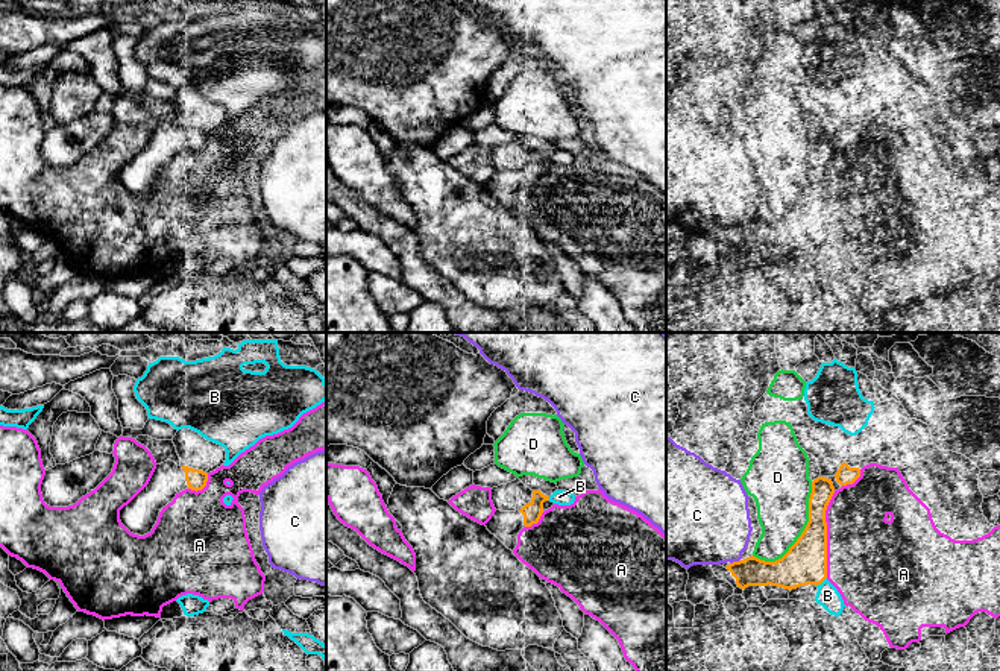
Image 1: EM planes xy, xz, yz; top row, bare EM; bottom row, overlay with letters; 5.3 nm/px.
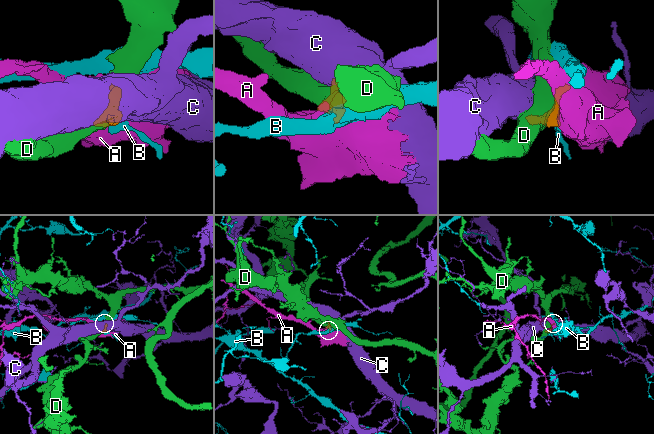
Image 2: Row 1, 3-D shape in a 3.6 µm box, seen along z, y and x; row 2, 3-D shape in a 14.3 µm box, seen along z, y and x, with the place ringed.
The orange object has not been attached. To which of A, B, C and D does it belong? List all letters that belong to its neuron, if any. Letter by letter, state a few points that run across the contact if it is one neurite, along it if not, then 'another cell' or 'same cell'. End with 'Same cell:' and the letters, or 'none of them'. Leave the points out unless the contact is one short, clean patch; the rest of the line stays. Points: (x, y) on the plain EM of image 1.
A: another cell
B: another cell
C: another cell
D: another cell
Same cell: none of them

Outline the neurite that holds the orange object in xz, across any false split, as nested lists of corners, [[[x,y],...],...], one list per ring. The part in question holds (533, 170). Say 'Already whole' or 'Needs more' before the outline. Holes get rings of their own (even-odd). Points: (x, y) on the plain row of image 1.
Needs more. [[[533,150],[533,158],[520,170],[501,172],[496,170],[492,179],[486,184],[487,190],[495,194],[508,209],[514,209],[517,205],[517,194],[524,187],[537,184],[543,173],[543,162],[549,156],[540,150]]]

